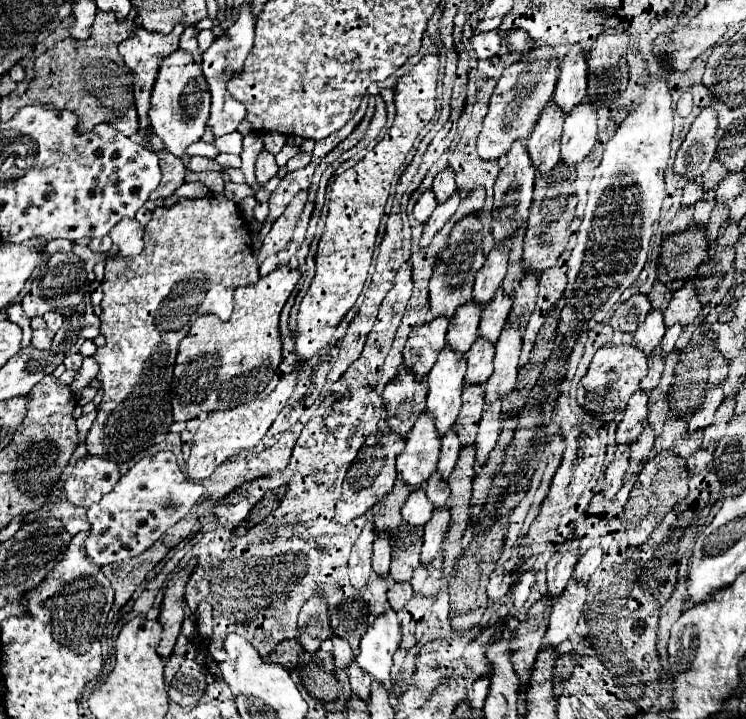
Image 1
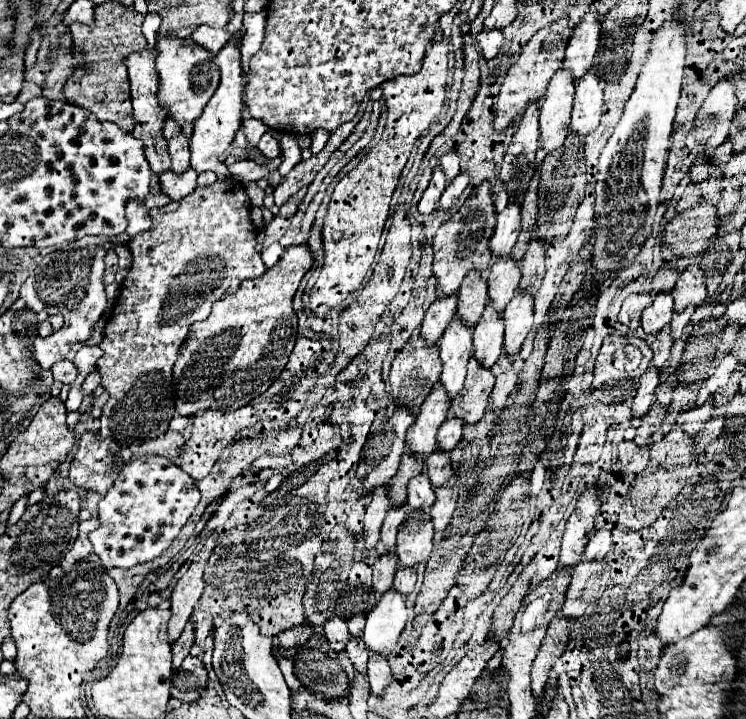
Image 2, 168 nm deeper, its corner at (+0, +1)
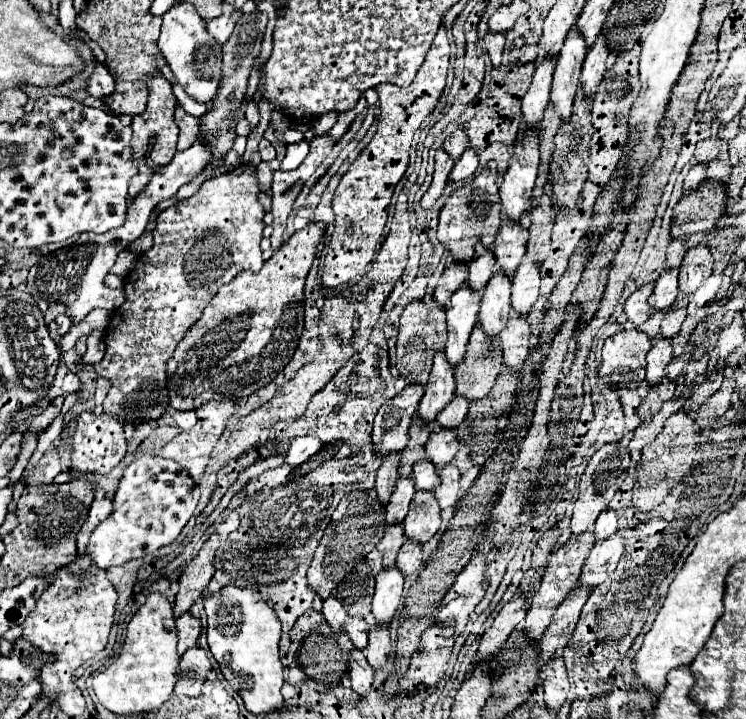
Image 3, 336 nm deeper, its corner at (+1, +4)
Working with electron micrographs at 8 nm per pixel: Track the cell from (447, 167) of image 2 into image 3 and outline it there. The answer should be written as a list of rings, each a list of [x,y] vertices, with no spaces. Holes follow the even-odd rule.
[[[458,126],[450,136],[446,136],[444,140],[444,150],[454,158],[458,160],[462,156],[462,152],[466,150],[466,146],[470,146],[468,138],[466,138],[466,130],[462,126]]]

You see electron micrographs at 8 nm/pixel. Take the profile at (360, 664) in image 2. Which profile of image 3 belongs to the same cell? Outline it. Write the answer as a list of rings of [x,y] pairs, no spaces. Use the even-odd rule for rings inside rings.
[[[354,616],[348,620],[346,624],[346,632],[352,640],[352,644],[358,648],[358,650],[366,650],[366,644],[368,644],[368,622],[362,618],[362,616]]]

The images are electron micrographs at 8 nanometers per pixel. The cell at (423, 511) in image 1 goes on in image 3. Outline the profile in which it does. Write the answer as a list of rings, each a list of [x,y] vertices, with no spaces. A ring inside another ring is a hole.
[[[428,458],[418,460],[414,464],[412,478],[416,482],[416,490],[430,490],[430,492],[434,492],[436,486],[438,486],[438,482],[440,482],[438,470],[436,470],[436,466]]]

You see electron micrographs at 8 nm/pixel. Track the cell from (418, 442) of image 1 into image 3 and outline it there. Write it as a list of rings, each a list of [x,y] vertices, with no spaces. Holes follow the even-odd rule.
[[[440,352],[434,356],[434,366],[424,386],[426,392],[420,400],[418,414],[424,422],[434,422],[438,412],[456,396],[456,380],[454,380],[454,366],[446,360],[446,354]]]

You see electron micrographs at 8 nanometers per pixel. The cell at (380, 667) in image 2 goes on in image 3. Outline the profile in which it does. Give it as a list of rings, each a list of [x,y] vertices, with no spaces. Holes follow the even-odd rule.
[[[374,624],[370,628],[370,640],[368,640],[368,648],[366,648],[366,658],[370,662],[370,666],[374,670],[380,670],[384,668],[388,656],[390,656],[390,634],[388,634],[388,628],[386,626],[378,626]]]

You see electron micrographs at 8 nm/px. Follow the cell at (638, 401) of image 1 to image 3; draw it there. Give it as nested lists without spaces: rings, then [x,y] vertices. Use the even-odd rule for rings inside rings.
[[[658,334],[656,344],[652,346],[646,360],[648,360],[646,380],[648,380],[648,384],[658,384],[666,374],[668,362],[672,360],[672,344],[670,344],[670,340],[664,338],[662,334]]]

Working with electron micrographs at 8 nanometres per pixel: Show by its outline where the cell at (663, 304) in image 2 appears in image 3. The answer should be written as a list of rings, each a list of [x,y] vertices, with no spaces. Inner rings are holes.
[[[668,268],[660,274],[654,286],[654,306],[664,310],[672,306],[672,302],[678,296],[678,268]]]

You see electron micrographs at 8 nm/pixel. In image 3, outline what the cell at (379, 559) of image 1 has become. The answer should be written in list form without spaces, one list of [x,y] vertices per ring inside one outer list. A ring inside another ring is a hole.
[[[412,476],[398,478],[396,488],[394,488],[394,492],[386,504],[386,522],[388,524],[398,524],[404,520],[414,494],[416,494],[416,488],[414,488]]]

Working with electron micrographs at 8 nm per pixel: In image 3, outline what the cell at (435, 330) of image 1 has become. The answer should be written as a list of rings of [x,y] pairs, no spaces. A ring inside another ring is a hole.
[[[454,260],[444,274],[438,280],[438,286],[434,290],[434,300],[446,304],[450,300],[450,296],[454,294],[454,290],[468,278],[468,266],[464,260]]]

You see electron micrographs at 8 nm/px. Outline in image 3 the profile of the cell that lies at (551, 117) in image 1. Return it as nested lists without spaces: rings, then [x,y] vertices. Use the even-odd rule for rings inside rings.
[[[572,26],[572,30],[566,36],[566,42],[562,44],[562,50],[558,54],[552,92],[550,92],[550,100],[554,102],[556,112],[562,116],[564,122],[568,122],[568,118],[570,118],[574,94],[580,84],[580,70],[582,70],[582,62],[586,58],[586,50],[588,50],[588,44],[584,42],[580,30],[576,26]]]

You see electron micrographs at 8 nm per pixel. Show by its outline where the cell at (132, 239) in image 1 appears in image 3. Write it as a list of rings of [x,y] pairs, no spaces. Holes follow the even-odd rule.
[[[140,164],[138,166],[138,174],[130,180],[130,198],[134,198],[148,182],[150,182],[150,176],[152,176],[152,168],[148,168],[146,164]]]

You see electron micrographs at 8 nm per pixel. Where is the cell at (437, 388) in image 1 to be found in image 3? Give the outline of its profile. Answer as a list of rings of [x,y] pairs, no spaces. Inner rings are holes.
[[[462,282],[462,286],[452,294],[446,310],[448,316],[446,358],[452,364],[458,364],[462,360],[462,354],[466,352],[470,332],[478,318],[478,308],[480,308],[478,292],[474,292],[468,282]]]

